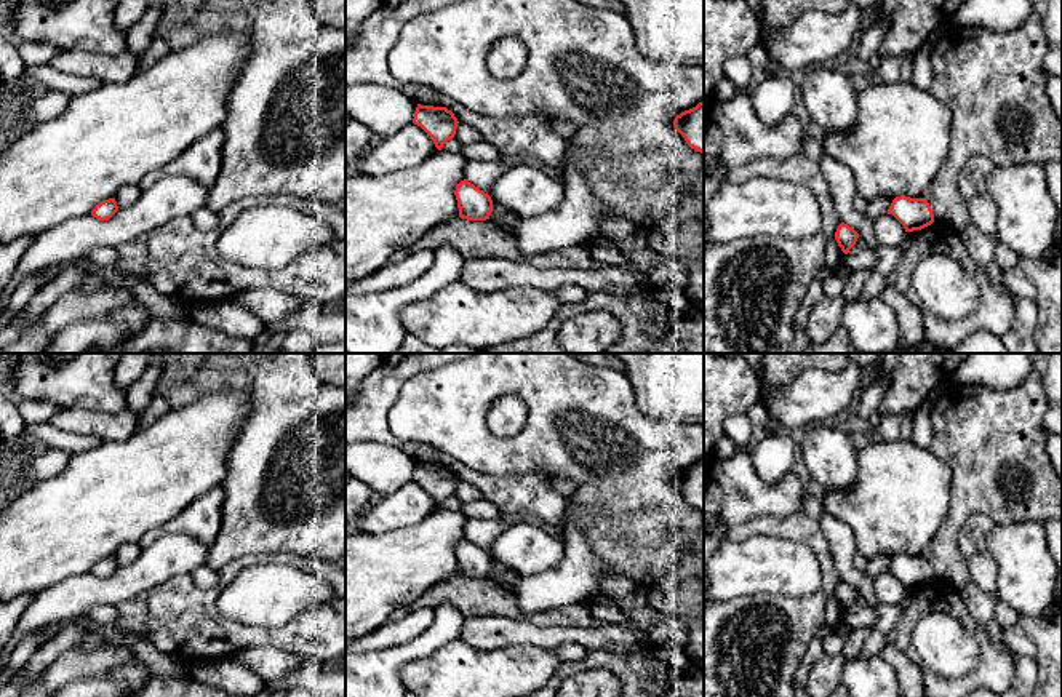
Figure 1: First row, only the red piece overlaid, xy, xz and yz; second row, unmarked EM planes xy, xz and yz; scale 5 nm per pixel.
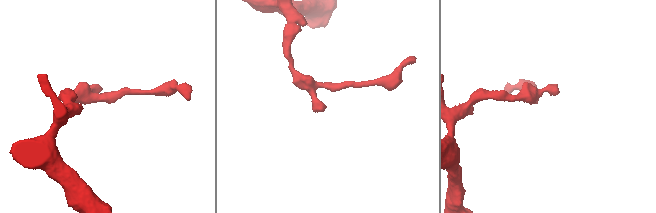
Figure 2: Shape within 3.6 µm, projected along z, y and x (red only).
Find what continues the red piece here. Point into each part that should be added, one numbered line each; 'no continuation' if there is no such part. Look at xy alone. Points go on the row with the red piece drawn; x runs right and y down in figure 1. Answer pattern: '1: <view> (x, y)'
no continuation

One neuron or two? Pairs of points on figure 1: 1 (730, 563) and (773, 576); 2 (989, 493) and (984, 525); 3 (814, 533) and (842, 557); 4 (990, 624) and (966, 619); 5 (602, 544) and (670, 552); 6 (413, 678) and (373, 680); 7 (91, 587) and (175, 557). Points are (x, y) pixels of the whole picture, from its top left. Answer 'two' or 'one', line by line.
1: one
2: two
3: two
4: two
5: one
6: two
7: one

